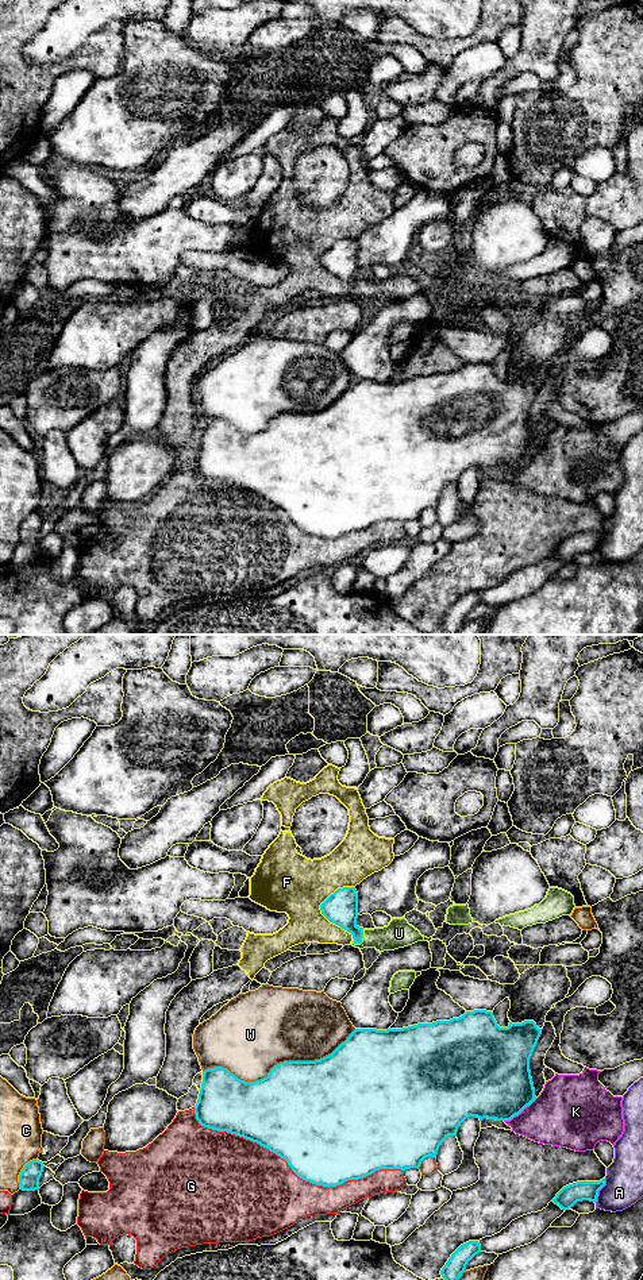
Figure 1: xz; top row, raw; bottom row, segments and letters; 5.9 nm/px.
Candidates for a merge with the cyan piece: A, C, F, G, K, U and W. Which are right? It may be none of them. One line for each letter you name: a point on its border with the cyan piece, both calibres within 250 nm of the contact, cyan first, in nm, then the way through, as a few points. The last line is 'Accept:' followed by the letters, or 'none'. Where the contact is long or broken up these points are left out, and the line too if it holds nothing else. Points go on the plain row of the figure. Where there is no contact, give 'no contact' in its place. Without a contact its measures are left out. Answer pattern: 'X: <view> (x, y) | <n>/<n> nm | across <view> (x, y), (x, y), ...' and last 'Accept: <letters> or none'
U: xz (362, 289) | 200/170 nm
Accept: U

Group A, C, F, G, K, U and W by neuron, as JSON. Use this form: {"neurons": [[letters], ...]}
{"neurons": [["A"], ["C"], ["F"], ["G"], ["K"], ["U"], ["W"]]}

